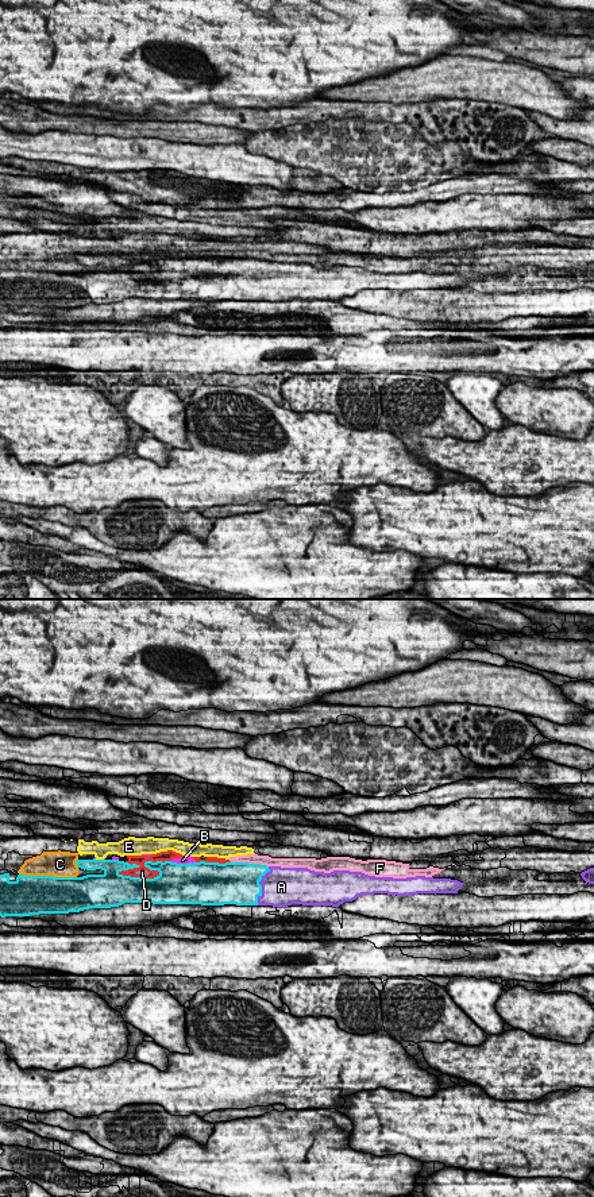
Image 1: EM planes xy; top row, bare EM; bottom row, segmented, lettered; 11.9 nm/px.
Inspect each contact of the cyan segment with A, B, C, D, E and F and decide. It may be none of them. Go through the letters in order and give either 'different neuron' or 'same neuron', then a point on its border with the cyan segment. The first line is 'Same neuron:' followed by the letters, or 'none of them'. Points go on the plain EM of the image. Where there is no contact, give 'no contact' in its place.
Same neuron: A
A: same neuron | xy (261, 281)
B: different neuron | xy (182, 259)
C: different neuron | xy (47, 271)
D: different neuron | xy (158, 266)
E: different neuron | xy (99, 255)
F: different neuron | xy (250, 259)

